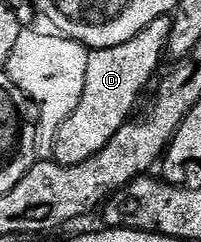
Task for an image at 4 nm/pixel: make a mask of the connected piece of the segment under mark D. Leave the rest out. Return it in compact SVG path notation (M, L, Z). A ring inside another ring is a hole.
M170 16L153 19L145 31L133 35L129 43L117 43L117 47L92 49L87 54L85 67L85 91L81 95L81 103L77 103L77 111L59 128L55 136L55 152L53 159L59 165L76 165L85 163L101 147L121 131L121 127L132 120L135 104L139 96L147 89L151 80L156 80L155 72L159 69L159 60L168 52L171 39Z

